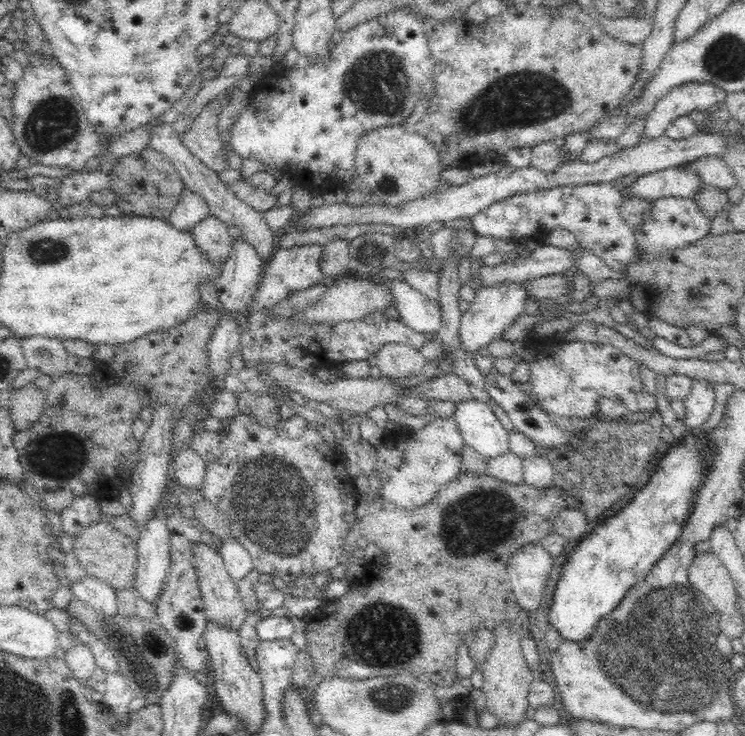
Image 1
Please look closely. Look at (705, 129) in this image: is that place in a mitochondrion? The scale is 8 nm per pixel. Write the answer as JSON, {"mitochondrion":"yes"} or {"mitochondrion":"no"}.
{"mitochondrion":"no"}

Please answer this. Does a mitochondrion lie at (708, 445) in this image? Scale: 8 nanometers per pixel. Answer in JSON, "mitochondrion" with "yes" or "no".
{"mitochondrion":"no"}

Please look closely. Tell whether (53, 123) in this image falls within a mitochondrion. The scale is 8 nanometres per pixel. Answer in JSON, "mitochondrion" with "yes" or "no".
{"mitochondrion":"yes"}

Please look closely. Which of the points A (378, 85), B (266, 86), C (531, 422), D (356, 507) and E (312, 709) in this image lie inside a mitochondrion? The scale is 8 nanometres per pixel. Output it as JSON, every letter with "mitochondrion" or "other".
{"A":"mitochondrion","B":"other","C":"other","D":"other","E":"other"}

